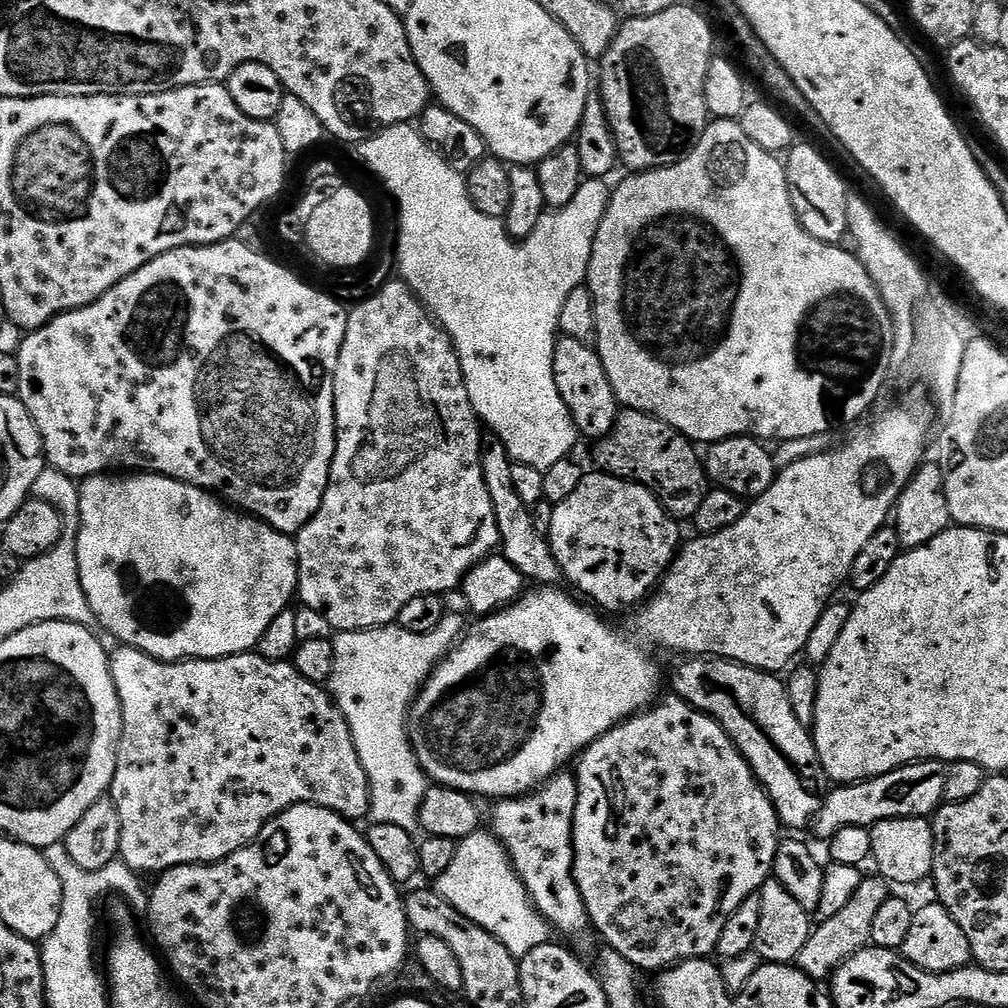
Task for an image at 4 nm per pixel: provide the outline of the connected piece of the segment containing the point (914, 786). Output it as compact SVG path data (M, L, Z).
M920 760L917 764L890 770L890 774L882 774L873 780L860 780L857 784L833 787L825 795L822 810L816 815L814 831L821 836L821 841L827 842L846 826L871 828L878 822L899 816L931 817L945 803L947 773L943 760Z

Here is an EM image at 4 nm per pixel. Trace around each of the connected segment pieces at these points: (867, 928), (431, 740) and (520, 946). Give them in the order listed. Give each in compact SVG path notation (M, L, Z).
M865 875L862 886L858 886L858 890L855 891L854 898L850 898L849 904L838 914L834 914L834 918L826 918L813 927L806 946L802 946L798 967L811 980L827 981L836 973L838 965L849 960L855 952L861 952L862 949L869 947L874 930L874 914L878 914L882 902L886 902L889 895L890 885L883 876Z
M924 396L906 397L904 404L890 409L885 416L878 417L869 428L862 429L845 444L837 443L829 452L802 458L802 462L794 462L794 466L779 469L776 481L770 486L770 490L755 497L745 507L742 518L734 522L734 526L726 526L726 530L718 530L718 534L697 535L696 540L690 541L689 544L687 541L677 551L676 559L665 572L664 579L660 581L654 594L631 614L625 615L623 617L625 620L620 625L603 620L600 617L603 615L595 607L581 602L575 595L572 597L559 592L561 589L556 586L533 587L508 607L477 619L475 621L477 624L473 628L471 625L461 635L452 651L432 669L432 673L420 687L416 699L408 709L406 727L410 747L414 750L416 761L420 763L420 768L428 776L429 781L459 792L467 792L476 798L481 798L480 796L511 798L536 791L557 772L567 769L568 763L572 759L573 763L595 740L602 738L610 729L618 727L636 713L644 711L661 695L660 664L656 661L656 651L659 648L664 652L684 652L680 654L688 658L732 660L736 664L761 668L764 672L783 673L783 668L787 669L793 663L791 660L803 653L806 642L814 631L814 625L818 622L818 618L822 618L822 610L835 597L832 595L835 594L836 587L847 581L848 571L854 566L854 558L862 554L862 546L866 546L866 542L870 542L870 538L874 538L874 534L878 534L878 530L889 523L902 490L911 482L912 475L920 469L921 464L925 463L924 451L928 448L928 431L932 428L933 405L929 397Z
M477 830L465 836L456 846L450 866L434 881L434 890L454 910L470 918L482 930L494 934L506 950L517 958L538 950L553 939L554 929L548 919L532 904L526 886L518 878L508 852L488 830Z

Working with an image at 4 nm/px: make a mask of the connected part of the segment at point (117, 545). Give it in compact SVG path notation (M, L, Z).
M101 474L89 476L79 485L80 533L76 539L78 570L82 590L102 626L120 639L121 645L137 648L159 660L217 660L223 656L237 656L255 649L266 634L266 626L293 603L298 592L298 550L295 539L287 532L271 528L263 520L241 514L235 507L217 498L203 488L183 484L169 476L155 474Z

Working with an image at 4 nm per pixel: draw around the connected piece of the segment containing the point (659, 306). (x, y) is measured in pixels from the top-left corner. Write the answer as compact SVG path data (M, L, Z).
M713 119L709 123L708 129L702 134L702 138L689 148L687 156L677 160L674 164L667 164L665 168L652 168L649 172L628 174L628 177L620 185L615 185L608 209L602 218L602 226L598 226L598 234L594 238L594 250L590 258L586 281L586 286L594 298L594 306L596 307L594 347L602 358L602 366L606 366L606 378L610 378L610 386L614 390L617 400L624 408L633 408L639 412L650 414L654 418L674 426L674 430L681 432L687 440L699 442L704 446L717 444L719 440L725 440L731 436L754 436L761 442L807 438L810 434L822 434L829 431L833 427L831 424L852 424L855 420L862 419L875 406L876 399L879 398L880 391L883 390L884 383L887 382L888 375L892 372L892 347L896 344L898 328L893 324L891 315L884 305L883 298L878 294L870 274L866 274L866 266L862 266L859 256L853 254L849 249L848 253L844 246L818 242L818 238L811 236L801 226L794 214L794 206L790 202L790 190L788 189L788 179L784 173L784 164L776 160L779 159L773 153L762 150L762 146L758 146L758 142L750 142L750 138L746 138L746 130L742 130L739 122Z

